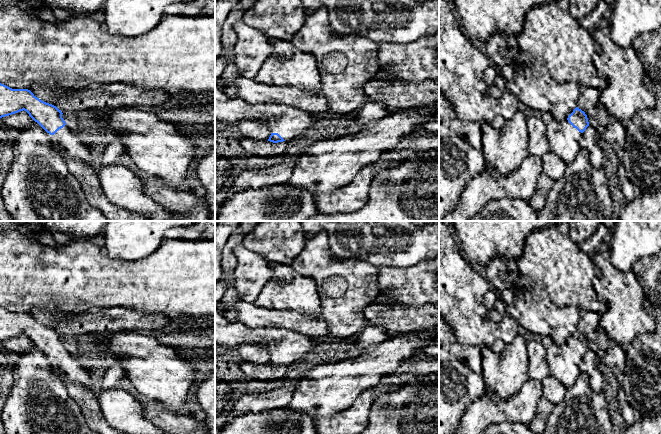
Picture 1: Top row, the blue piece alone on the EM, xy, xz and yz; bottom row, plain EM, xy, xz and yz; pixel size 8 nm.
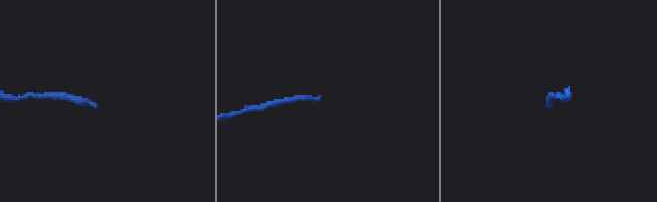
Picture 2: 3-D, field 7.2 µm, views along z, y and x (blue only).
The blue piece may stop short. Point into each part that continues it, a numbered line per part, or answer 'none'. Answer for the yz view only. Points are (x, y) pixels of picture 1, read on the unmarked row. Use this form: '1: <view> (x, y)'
1: yz (565, 365)

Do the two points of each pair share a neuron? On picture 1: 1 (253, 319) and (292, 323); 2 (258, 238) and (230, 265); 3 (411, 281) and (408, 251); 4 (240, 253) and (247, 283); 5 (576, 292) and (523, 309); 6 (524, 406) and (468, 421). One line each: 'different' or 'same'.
1: same
2: different
3: different
4: same
5: different
6: same

